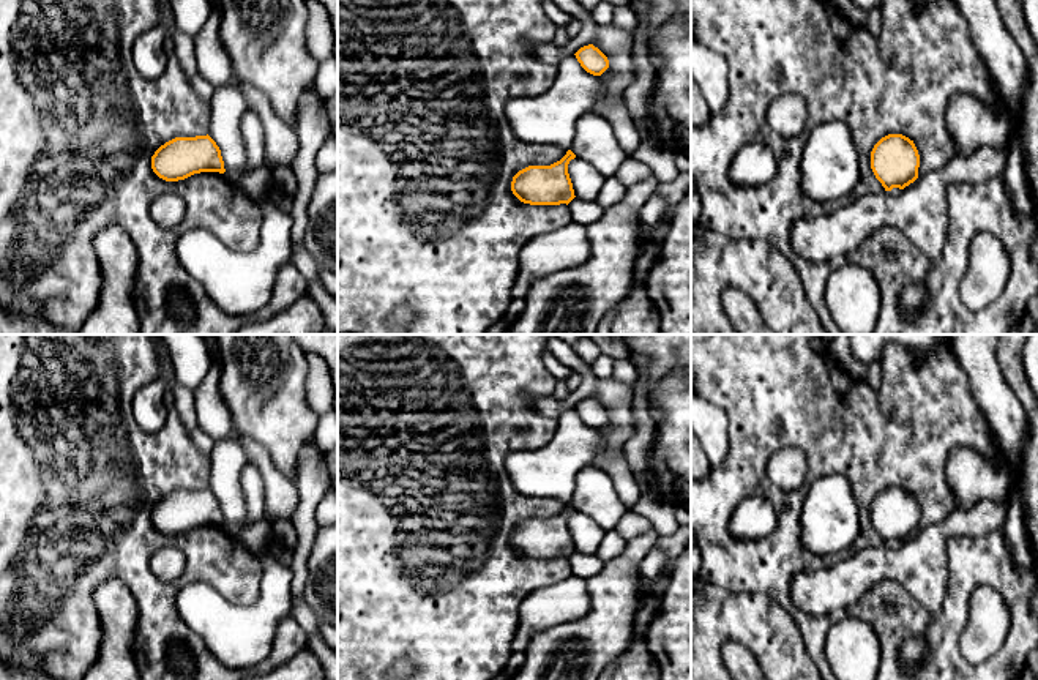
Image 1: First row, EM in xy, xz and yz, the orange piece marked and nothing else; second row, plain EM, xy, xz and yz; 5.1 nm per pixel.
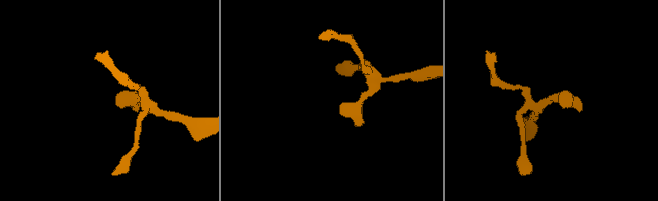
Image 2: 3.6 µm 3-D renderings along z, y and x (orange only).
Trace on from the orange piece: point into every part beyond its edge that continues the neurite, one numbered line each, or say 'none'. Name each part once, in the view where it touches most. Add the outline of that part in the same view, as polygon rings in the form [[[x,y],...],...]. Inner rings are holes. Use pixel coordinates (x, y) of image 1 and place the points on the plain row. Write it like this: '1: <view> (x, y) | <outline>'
none

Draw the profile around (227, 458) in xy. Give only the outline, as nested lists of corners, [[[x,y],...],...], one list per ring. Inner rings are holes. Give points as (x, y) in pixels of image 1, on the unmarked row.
[[[218,440],[210,453],[208,489],[221,503],[226,525],[246,521],[248,506],[240,484],[240,473],[249,462],[235,440]]]

